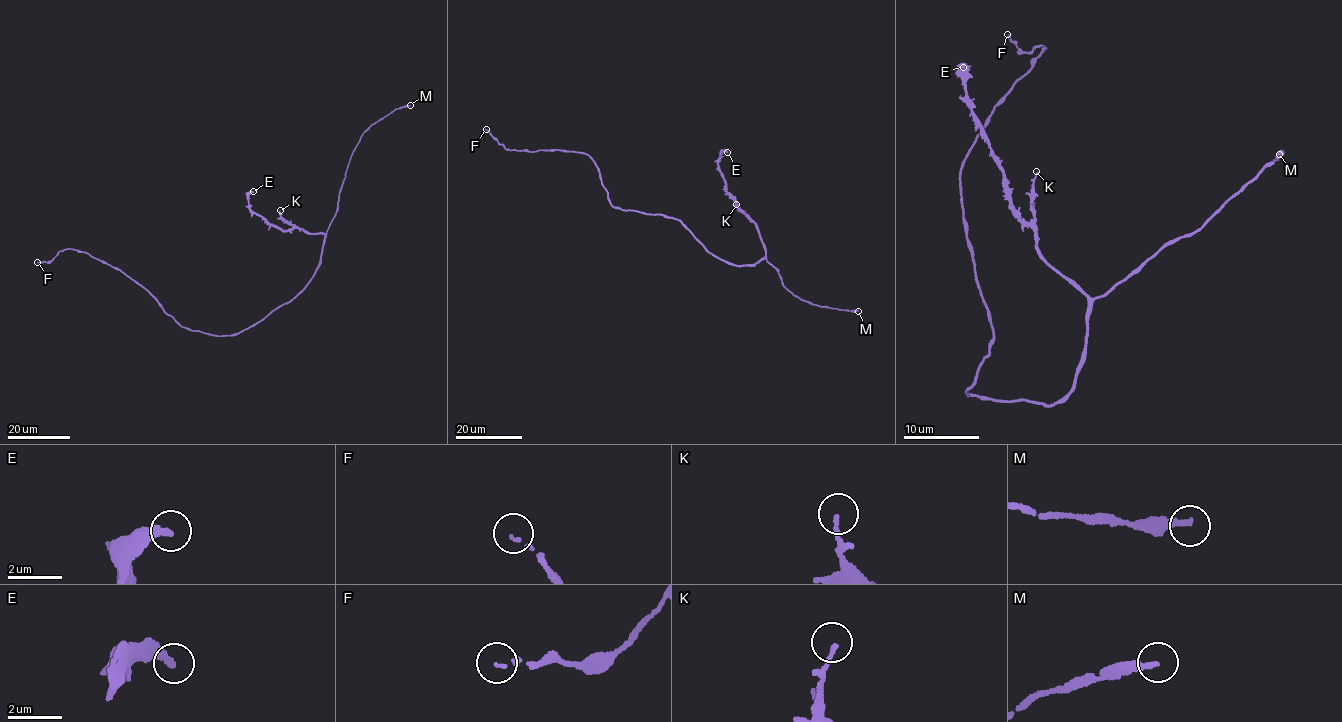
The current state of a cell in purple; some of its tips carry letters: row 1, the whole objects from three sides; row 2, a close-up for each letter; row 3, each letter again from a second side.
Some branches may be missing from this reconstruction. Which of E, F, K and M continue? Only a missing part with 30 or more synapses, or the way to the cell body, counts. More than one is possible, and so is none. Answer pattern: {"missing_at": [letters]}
{"missing_at": ["M"]}

